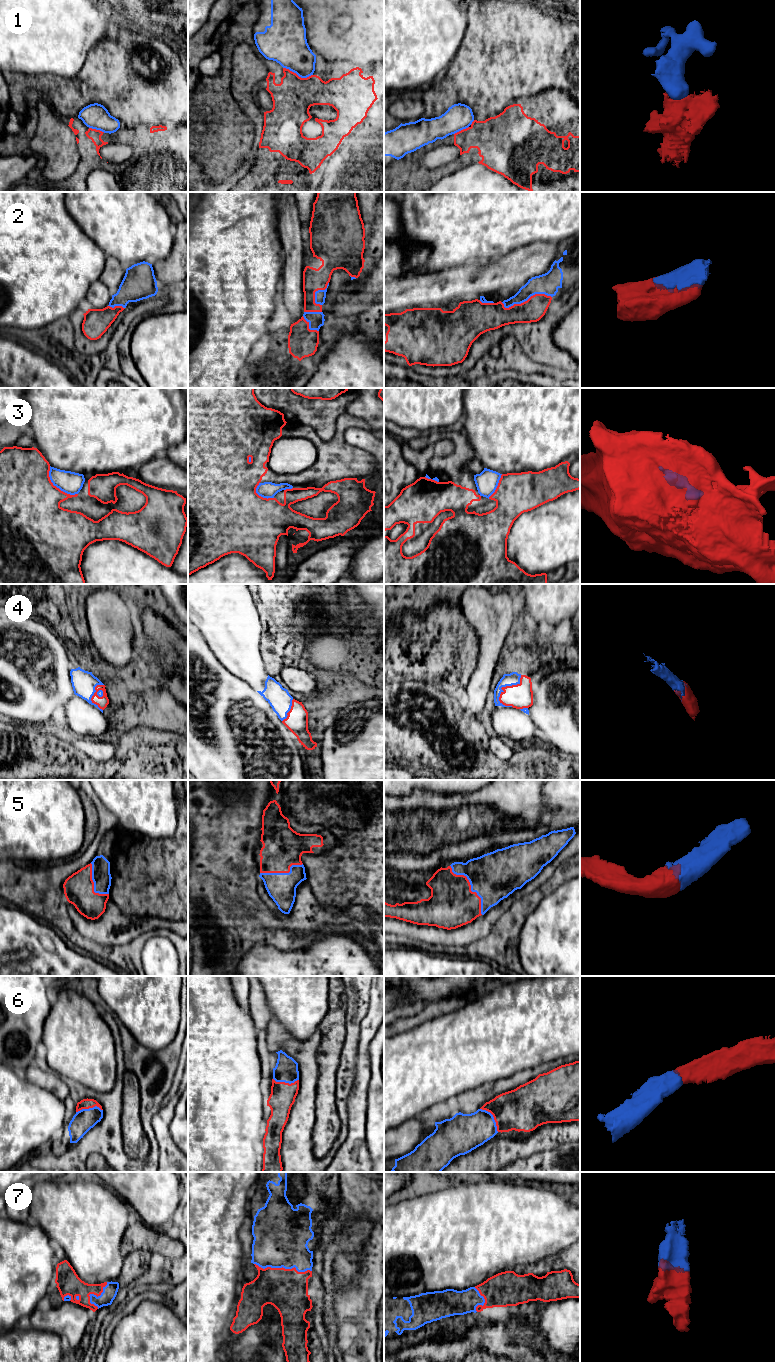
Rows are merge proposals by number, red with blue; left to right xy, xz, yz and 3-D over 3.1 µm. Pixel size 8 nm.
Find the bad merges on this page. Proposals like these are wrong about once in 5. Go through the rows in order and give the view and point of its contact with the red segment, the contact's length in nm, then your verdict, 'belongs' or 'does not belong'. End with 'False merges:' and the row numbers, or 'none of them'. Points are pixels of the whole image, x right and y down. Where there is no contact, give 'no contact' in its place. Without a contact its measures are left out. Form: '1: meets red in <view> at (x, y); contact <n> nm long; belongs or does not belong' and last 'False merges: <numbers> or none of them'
1: meets red in xz at (297, 75); contact 240 nm long; does not belong
2: meets red in yz at (525, 301); contact 420 nm long; belongs
3: meets red in xy at (55, 486); contact 320 nm long; does not belong
4: meets red in yz at (506, 686); contact 280 nm long; belongs
5: meets red in yz at (470, 887); contact 480 nm long; belongs
6: meets red in yz at (493, 1116); contact 240 nm long; belongs
7: meets red in xz at (282, 1267); contact 460 nm long; belongs
False merges: 1, 3

